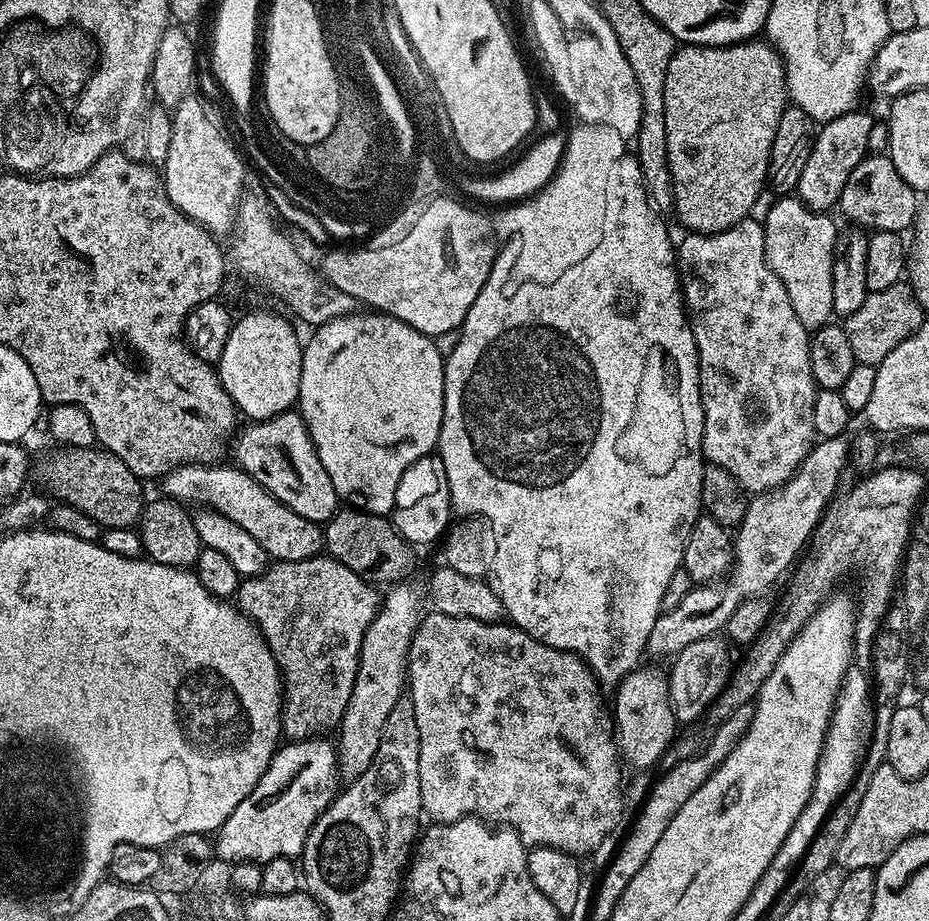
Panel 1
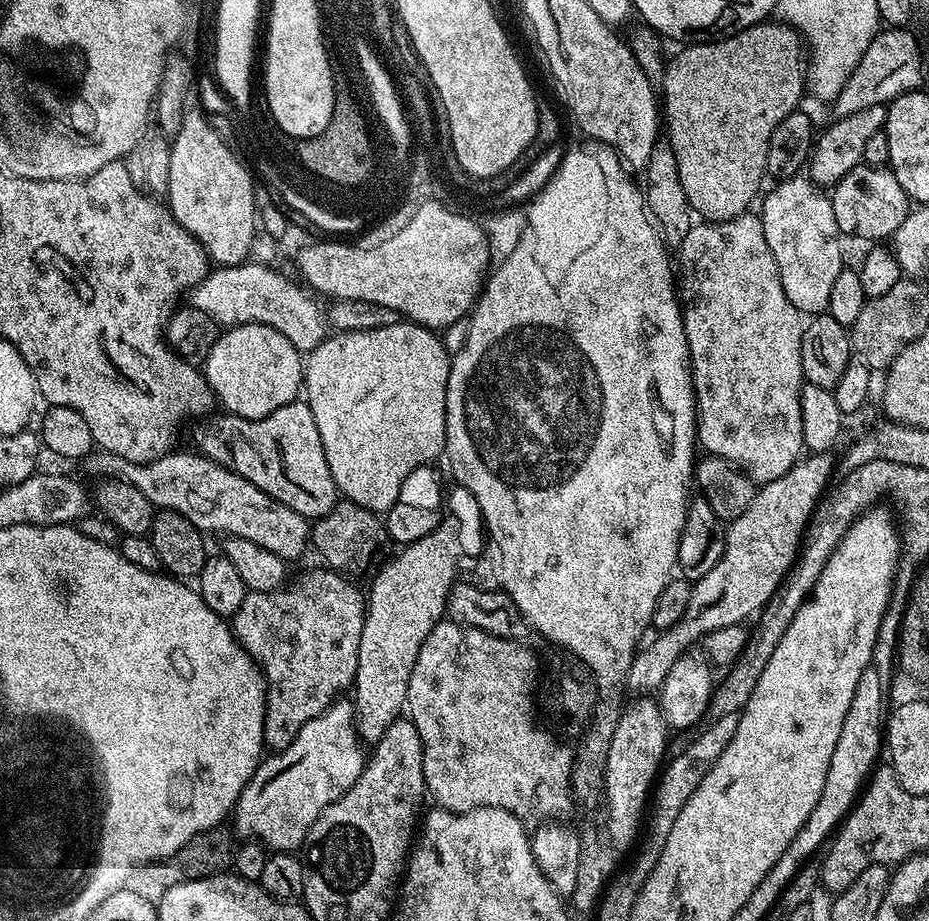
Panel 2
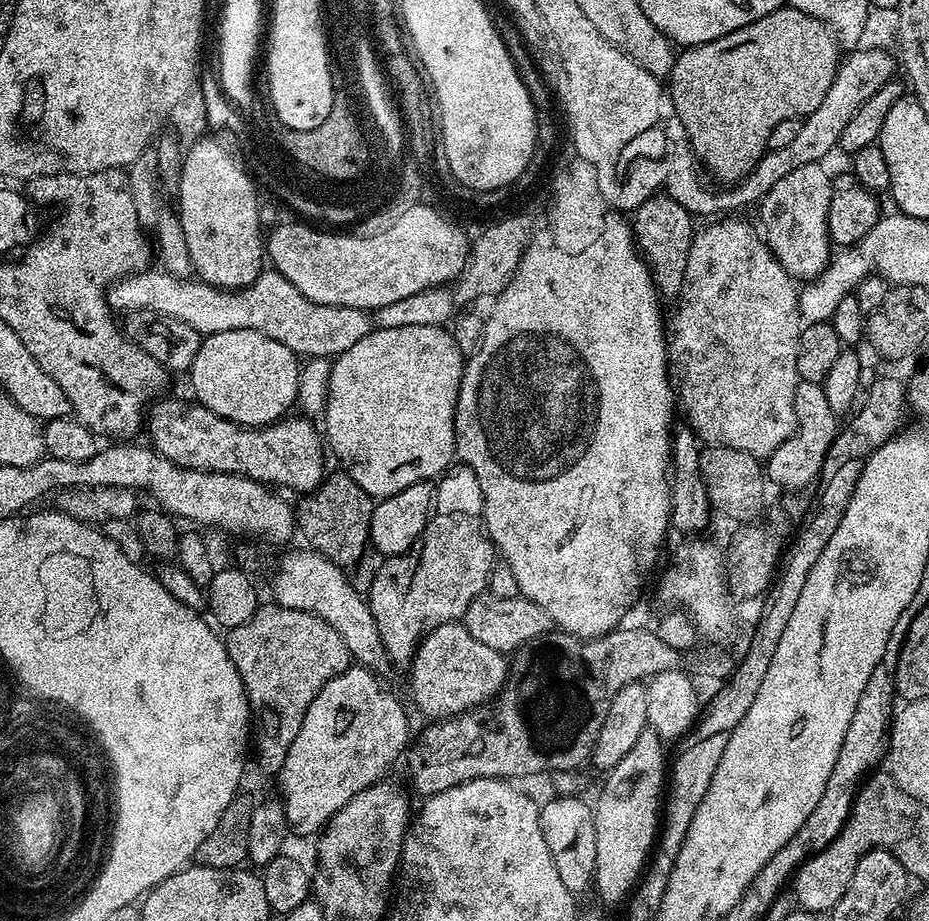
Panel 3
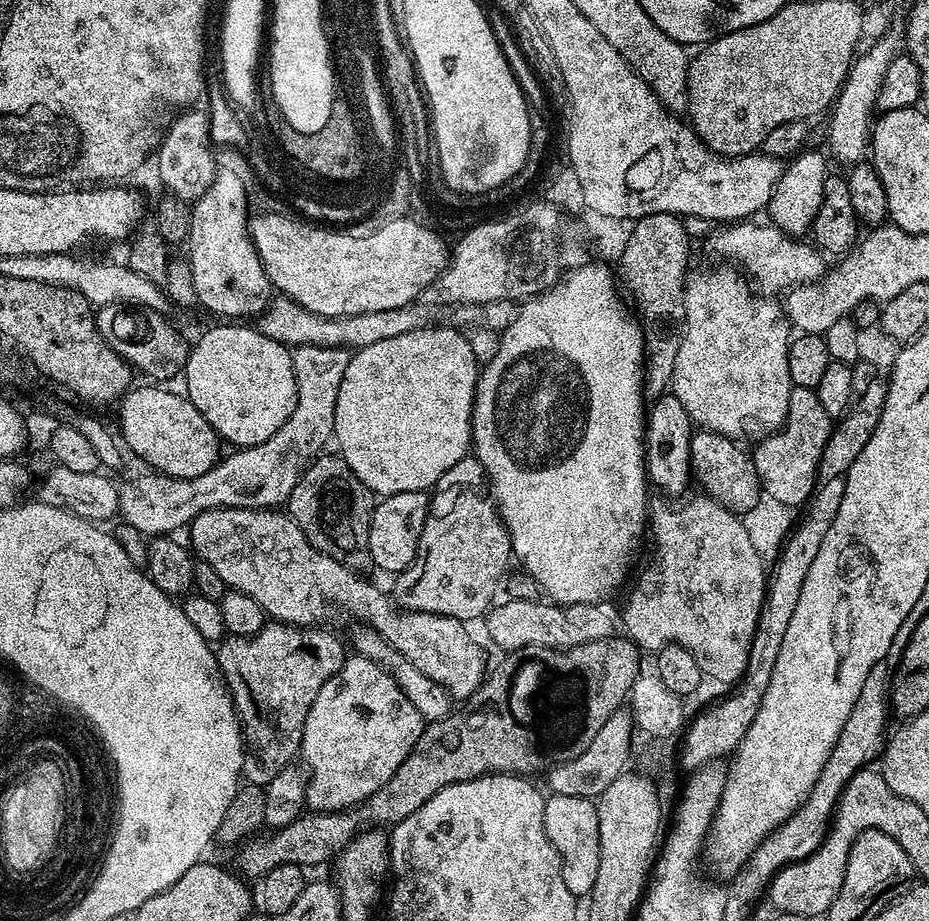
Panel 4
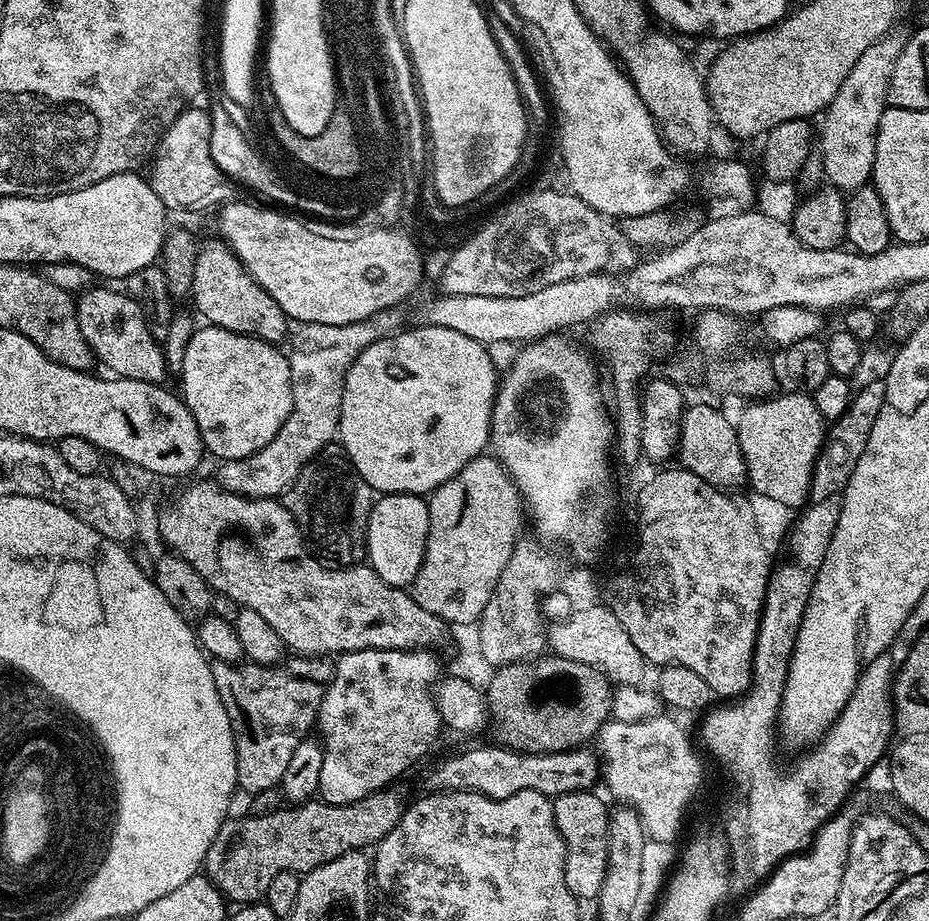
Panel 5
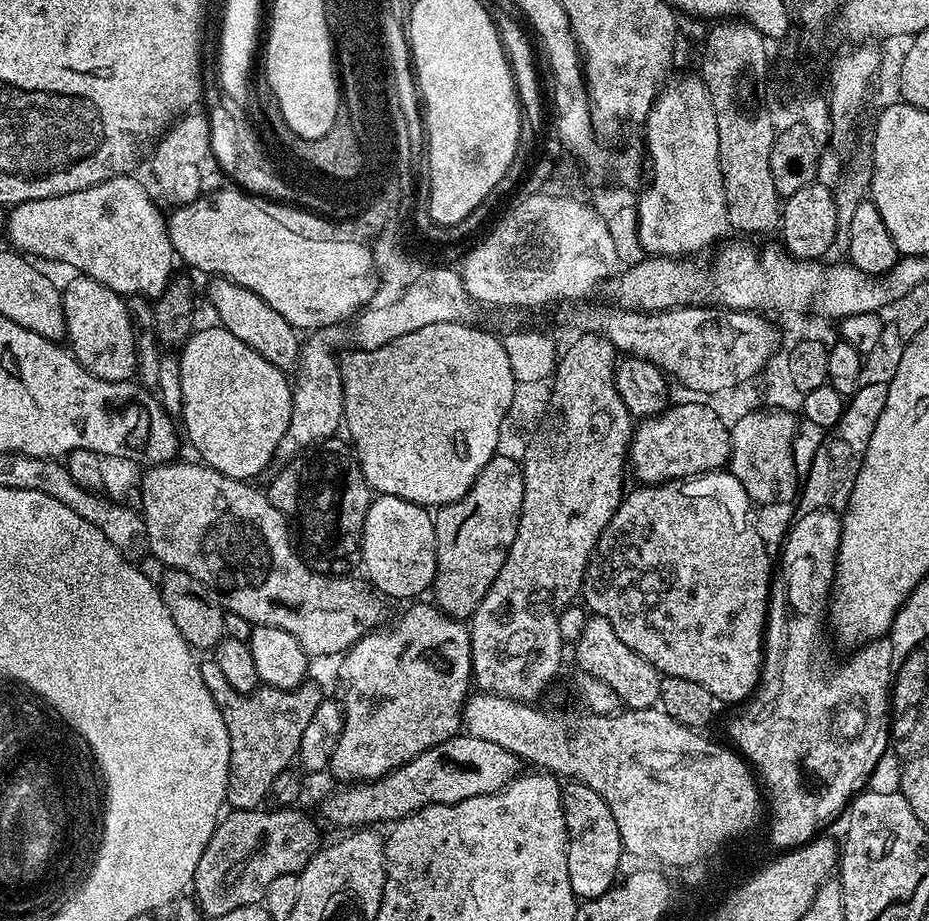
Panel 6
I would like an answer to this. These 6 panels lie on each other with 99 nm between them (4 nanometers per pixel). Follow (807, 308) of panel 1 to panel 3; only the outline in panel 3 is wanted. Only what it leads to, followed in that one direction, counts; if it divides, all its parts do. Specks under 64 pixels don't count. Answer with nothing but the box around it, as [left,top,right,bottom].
[760,161,832,282]

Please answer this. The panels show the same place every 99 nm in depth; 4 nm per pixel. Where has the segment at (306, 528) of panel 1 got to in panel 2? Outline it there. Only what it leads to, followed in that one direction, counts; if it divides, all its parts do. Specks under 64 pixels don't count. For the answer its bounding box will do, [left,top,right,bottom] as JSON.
[82,450,311,562]

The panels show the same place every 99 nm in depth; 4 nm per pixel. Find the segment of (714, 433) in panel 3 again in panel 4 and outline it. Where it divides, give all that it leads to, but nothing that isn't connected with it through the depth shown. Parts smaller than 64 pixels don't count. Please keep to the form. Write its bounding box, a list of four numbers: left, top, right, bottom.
[670,267,794,438]

